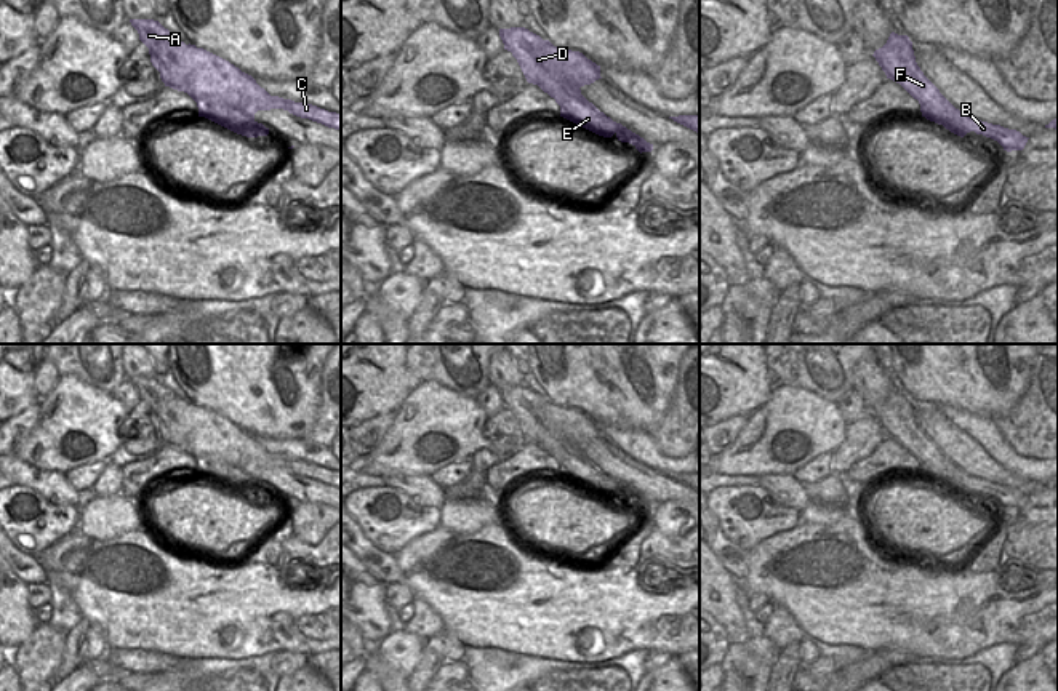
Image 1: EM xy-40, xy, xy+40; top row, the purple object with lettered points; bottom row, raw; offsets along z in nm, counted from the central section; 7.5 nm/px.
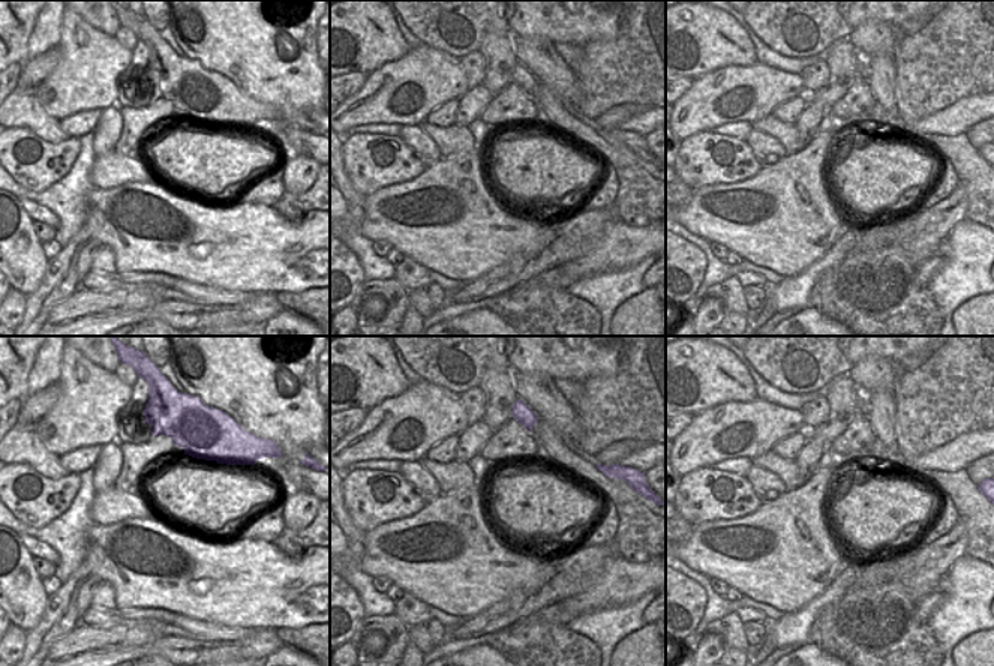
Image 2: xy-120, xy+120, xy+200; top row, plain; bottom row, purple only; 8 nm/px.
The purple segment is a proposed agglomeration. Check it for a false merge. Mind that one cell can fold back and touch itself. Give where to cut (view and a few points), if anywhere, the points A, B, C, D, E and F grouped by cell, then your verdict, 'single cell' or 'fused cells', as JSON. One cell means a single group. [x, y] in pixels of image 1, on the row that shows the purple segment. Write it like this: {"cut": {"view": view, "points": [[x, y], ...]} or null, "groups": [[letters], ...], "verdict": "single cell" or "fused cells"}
{"cut": {"view": "xy+40", "points": [[969, 117], [957, 135]]}, "groups": [["A", "C", "D", "E", "F"], ["B"]], "verdict": "fused cells"}

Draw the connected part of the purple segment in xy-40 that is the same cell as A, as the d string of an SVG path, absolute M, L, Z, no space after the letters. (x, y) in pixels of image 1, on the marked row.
M130 19L130 22L138 30L139 40L149 48L150 62L160 72L165 86L187 93L197 102L198 117L205 117L237 134L258 138L259 123L254 120L254 114L258 110L283 109L296 117L309 118L341 131L341 114L328 112L306 102L271 96L251 75L203 48L190 43L186 45L158 21Z

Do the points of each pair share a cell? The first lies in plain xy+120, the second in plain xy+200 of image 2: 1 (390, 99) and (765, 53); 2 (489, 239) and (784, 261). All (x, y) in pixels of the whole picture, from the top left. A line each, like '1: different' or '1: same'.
1: different
2: same

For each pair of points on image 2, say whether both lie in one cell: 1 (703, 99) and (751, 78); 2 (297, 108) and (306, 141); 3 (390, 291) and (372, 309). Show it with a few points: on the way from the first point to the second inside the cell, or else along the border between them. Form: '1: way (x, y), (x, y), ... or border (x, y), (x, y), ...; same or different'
1: way (715, 96), (739, 83); same
2: border (290, 123), (300, 126); different
3: border (378, 294), (365, 305), (369, 320); different

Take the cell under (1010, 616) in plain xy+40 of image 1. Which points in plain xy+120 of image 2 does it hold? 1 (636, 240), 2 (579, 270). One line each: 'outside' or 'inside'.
1: inside
2: inside

